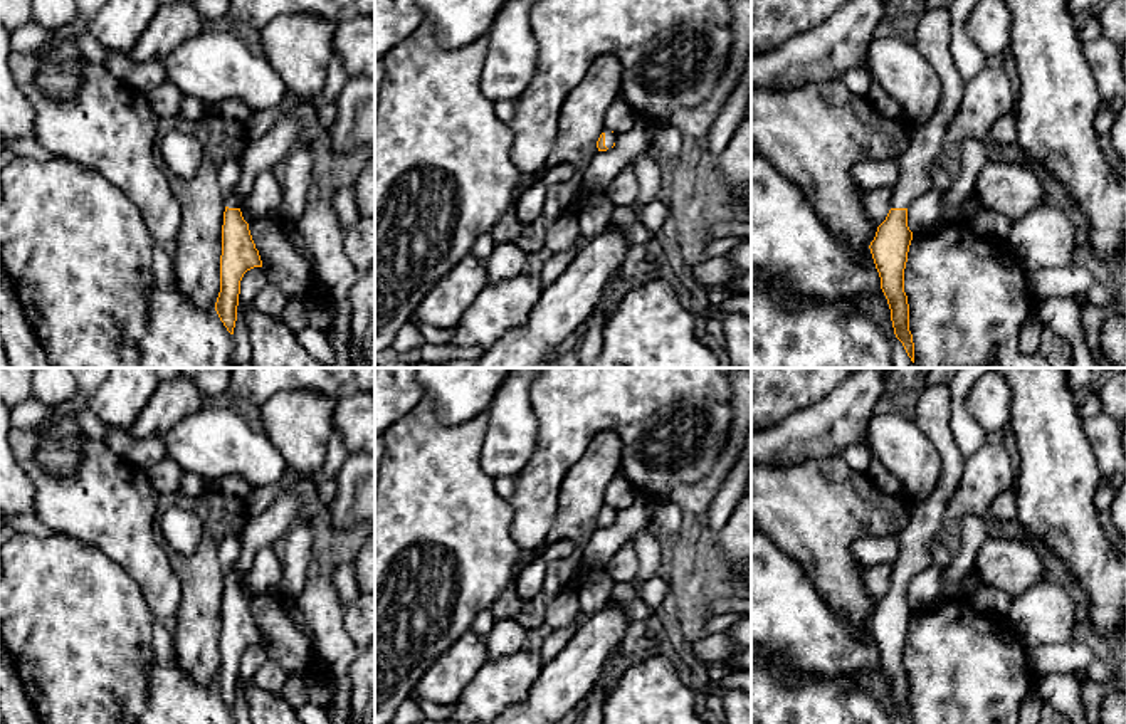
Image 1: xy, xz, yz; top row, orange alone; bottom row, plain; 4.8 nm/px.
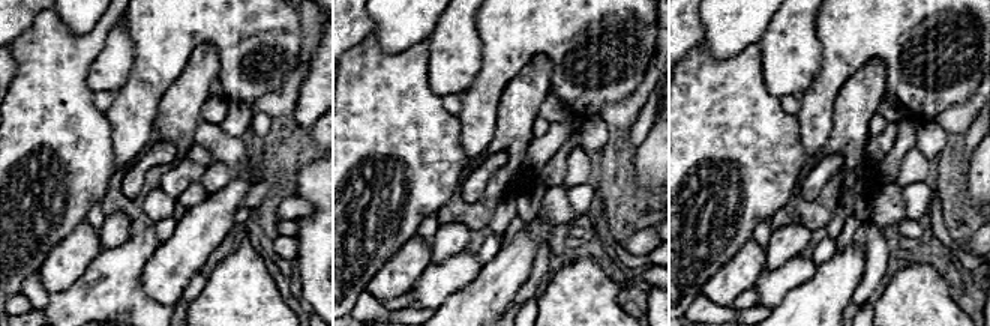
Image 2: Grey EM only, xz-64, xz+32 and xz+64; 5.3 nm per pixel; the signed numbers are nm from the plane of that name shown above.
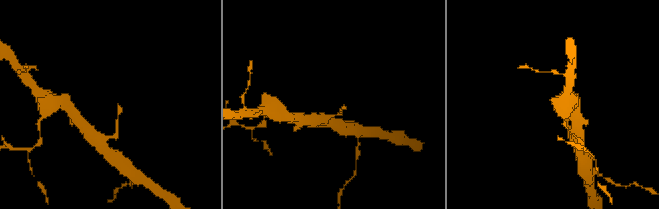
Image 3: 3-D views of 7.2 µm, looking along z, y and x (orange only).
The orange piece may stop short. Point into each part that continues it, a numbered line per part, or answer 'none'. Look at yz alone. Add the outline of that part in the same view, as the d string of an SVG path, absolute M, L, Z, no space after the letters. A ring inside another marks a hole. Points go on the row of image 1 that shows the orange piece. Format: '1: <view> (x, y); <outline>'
1: yz (933, 34); M926 8L921 13L914 45L941 81L941 104L923 128L913 129L908 150L897 158L901 171L891 208L908 208L918 197L934 188L929 170L941 153L941 141L958 113L966 82L953 59L948 8Z

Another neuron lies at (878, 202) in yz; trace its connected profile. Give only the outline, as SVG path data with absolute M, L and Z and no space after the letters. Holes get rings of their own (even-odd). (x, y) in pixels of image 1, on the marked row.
M877 188L869 191L864 198L864 208L877 225L886 220L891 210L892 191L894 188Z

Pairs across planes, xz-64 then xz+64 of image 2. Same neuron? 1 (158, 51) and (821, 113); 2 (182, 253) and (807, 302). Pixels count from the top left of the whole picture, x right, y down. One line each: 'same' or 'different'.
1: same
2: same

